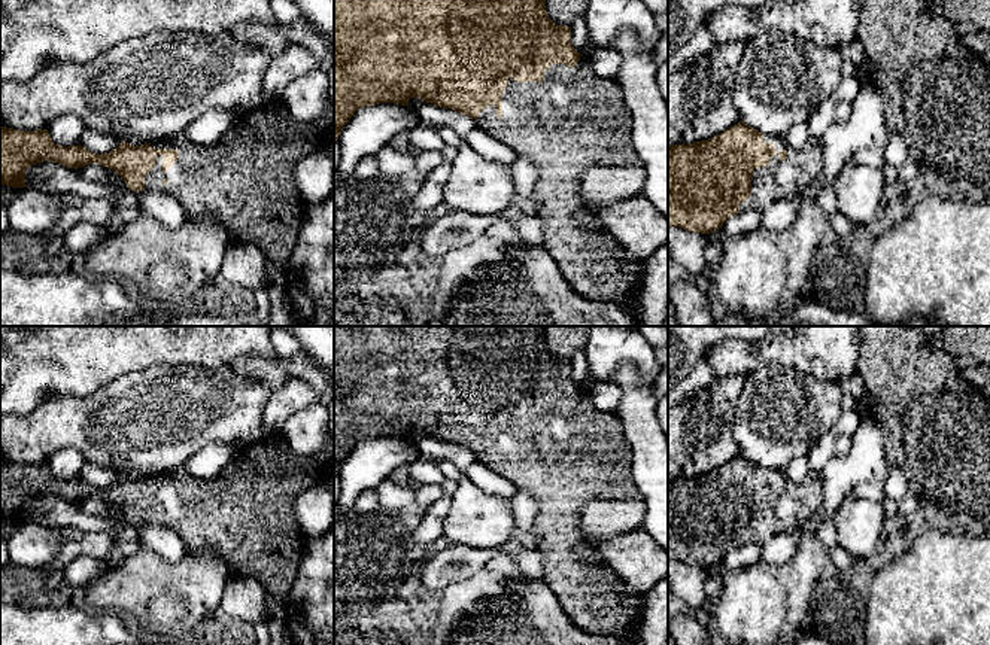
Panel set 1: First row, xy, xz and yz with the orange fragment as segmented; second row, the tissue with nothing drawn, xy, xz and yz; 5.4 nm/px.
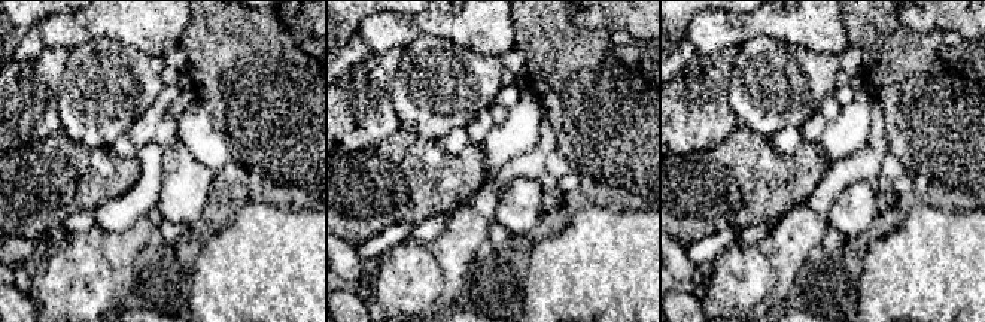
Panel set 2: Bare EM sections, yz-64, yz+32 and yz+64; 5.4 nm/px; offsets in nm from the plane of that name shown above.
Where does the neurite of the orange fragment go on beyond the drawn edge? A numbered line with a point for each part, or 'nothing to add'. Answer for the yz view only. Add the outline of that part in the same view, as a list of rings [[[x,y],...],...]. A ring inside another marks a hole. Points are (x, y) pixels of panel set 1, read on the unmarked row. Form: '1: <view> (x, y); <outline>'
1: yz (782, 513); [[[763,468],[765,477],[774,477],[777,489],[769,499],[753,503],[751,529],[740,538],[740,545],[763,547],[778,533],[801,527],[822,506],[823,489],[819,474],[811,472],[804,481],[793,483],[784,472]]]

